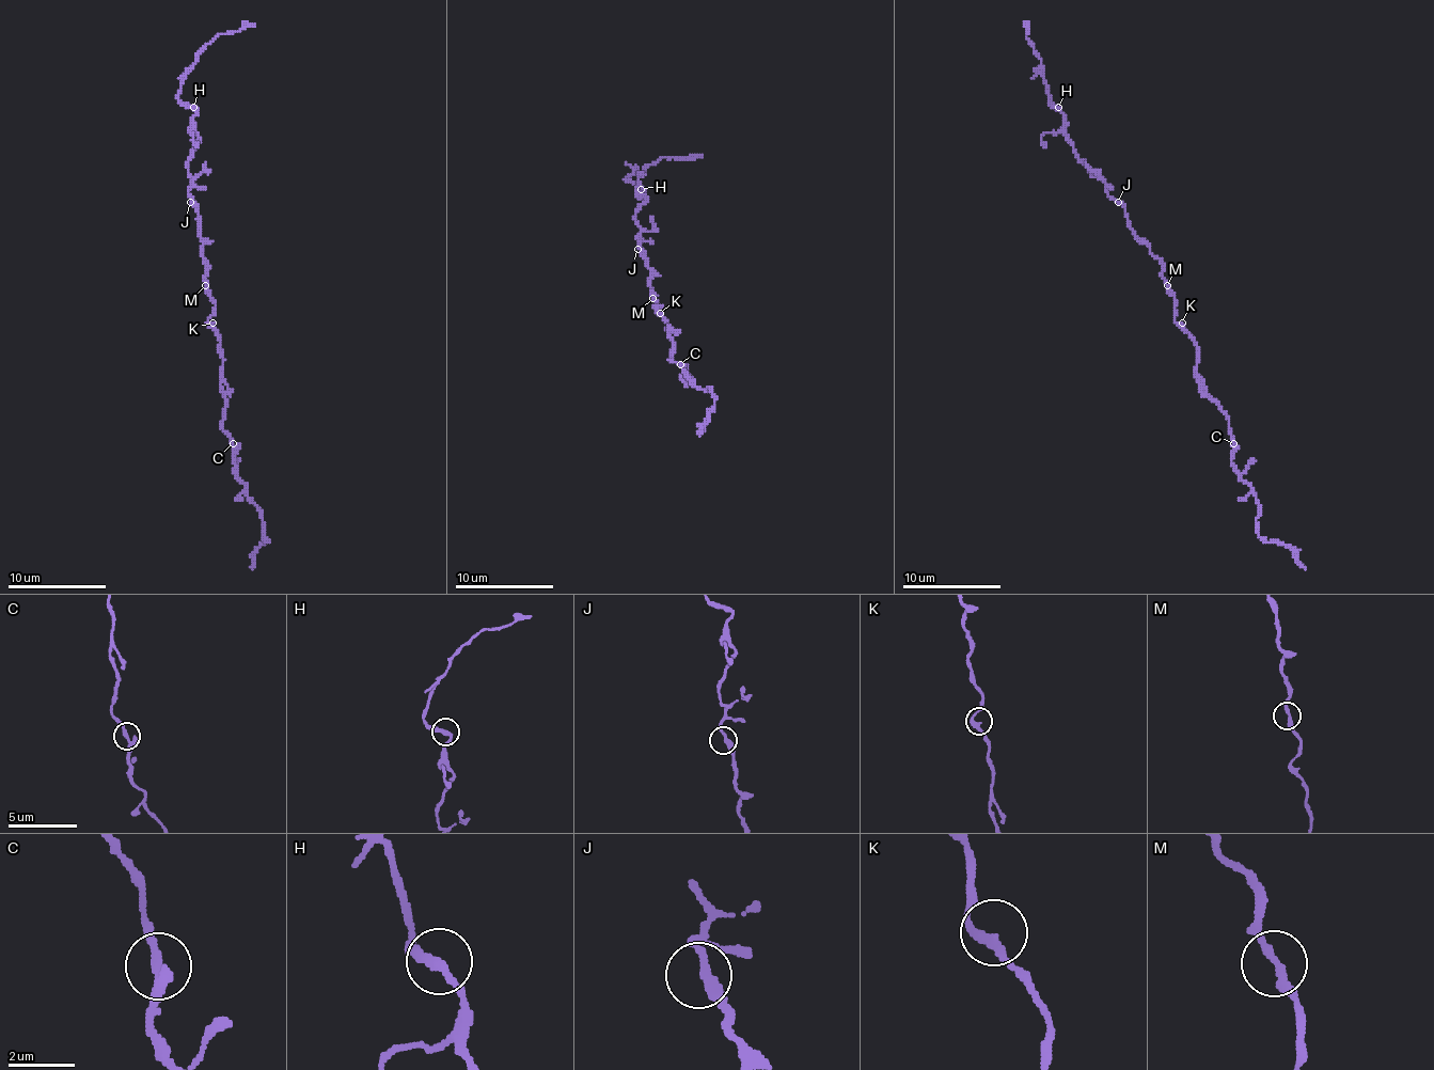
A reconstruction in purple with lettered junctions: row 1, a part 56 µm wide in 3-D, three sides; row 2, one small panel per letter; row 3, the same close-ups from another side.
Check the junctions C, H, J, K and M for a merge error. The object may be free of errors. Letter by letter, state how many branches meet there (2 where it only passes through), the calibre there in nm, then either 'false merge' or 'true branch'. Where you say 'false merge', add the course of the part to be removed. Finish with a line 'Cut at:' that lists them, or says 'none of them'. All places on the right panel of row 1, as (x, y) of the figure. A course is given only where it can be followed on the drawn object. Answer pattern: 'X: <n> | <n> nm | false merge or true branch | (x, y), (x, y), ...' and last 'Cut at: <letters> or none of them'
C: 2 | 240 nm | true branch
H: 2 | 240 nm | true branch
J: 2 | 280 nm | true branch
K: 2 | 280 nm | true branch
M: 2 | 200 nm | true branch
Cut at: none of them

